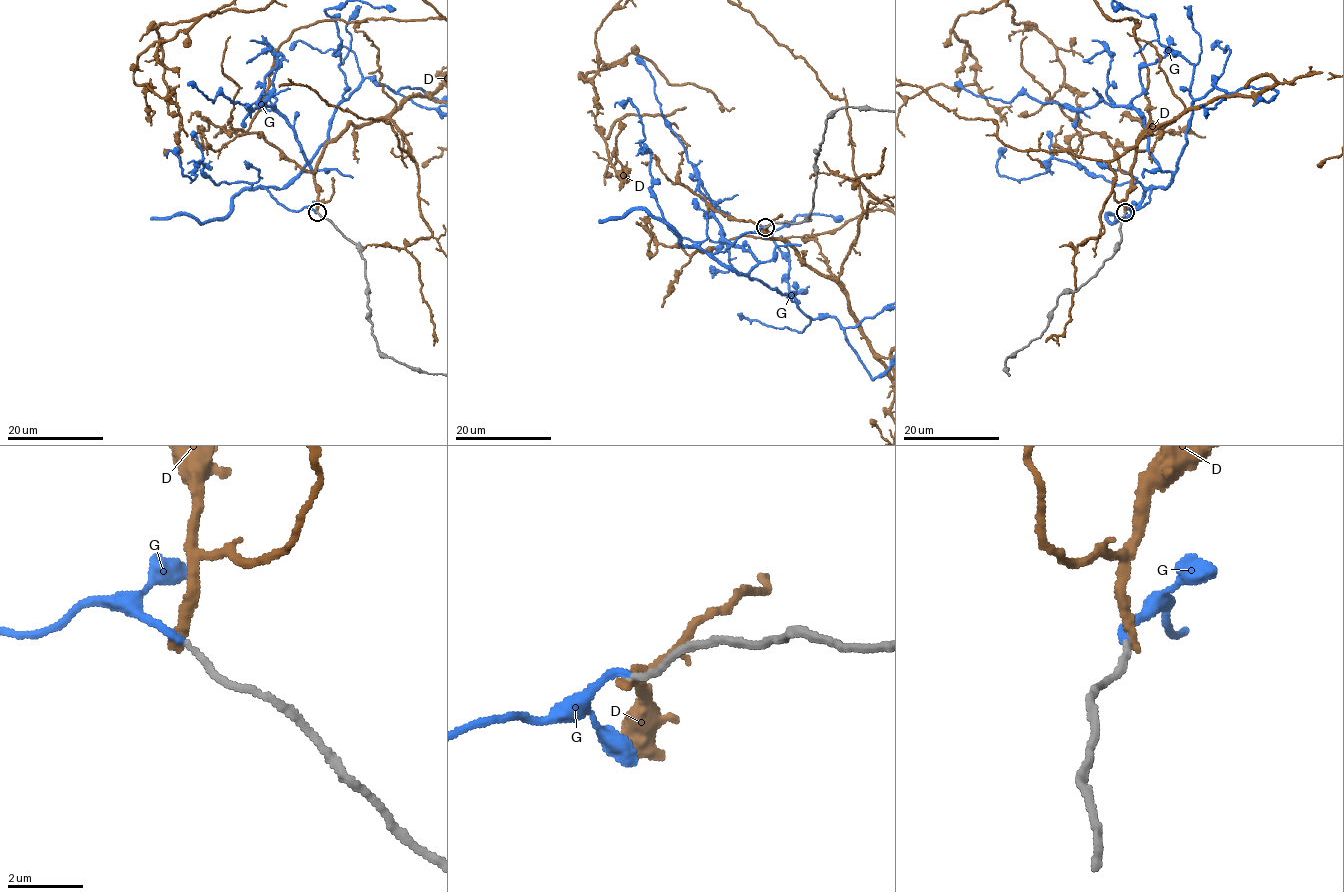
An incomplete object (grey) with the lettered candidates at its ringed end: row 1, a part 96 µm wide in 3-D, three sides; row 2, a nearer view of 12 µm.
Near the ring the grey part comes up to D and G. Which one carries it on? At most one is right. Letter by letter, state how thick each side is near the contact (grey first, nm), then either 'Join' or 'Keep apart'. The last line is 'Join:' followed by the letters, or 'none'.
D: Thickness 170 nm (grey) against 280 nm. Keep apart
G: Thickness 170 nm (grey) against 200 nm. Join
Join: G

